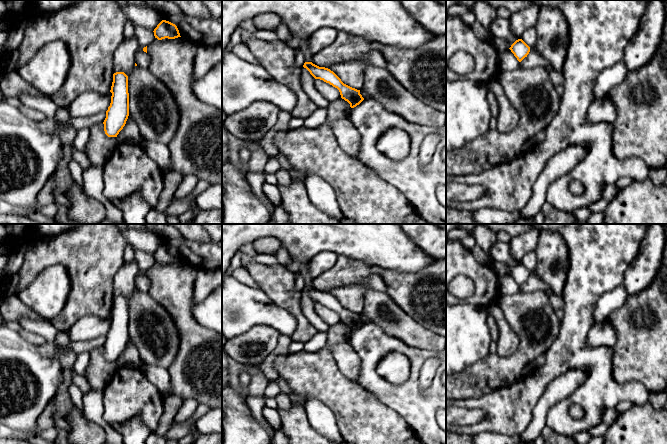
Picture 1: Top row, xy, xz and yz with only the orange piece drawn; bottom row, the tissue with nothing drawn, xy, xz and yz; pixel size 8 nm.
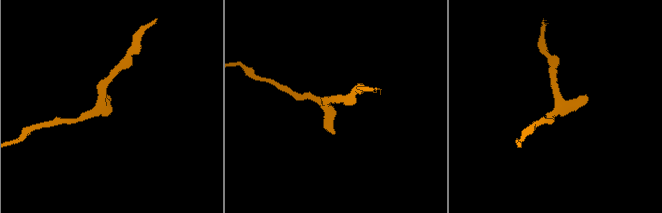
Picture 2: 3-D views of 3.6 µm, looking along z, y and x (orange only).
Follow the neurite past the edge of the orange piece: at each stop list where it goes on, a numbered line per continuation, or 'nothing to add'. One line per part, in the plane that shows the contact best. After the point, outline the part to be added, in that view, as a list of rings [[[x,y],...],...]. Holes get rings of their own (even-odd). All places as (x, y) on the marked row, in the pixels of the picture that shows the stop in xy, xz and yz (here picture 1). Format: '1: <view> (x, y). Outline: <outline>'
nothing to add

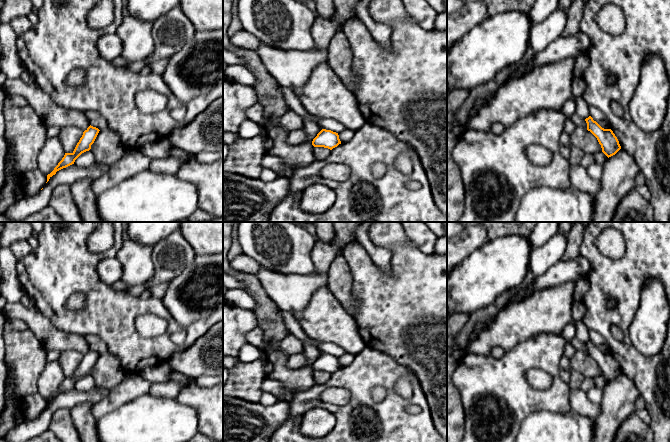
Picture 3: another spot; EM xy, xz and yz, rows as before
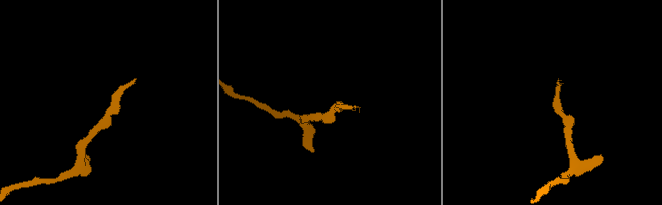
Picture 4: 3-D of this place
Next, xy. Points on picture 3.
nothing to add

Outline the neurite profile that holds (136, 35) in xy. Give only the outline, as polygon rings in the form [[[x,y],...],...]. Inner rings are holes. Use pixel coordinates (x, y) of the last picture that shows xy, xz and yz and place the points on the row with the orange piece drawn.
[[[130,14],[123,18],[115,33],[122,40],[121,56],[124,59],[129,62],[140,61],[154,50],[152,25],[153,22],[136,19]]]

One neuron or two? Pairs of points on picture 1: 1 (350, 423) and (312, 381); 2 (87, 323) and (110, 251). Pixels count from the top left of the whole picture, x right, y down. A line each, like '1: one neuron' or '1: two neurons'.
1: one neuron
2: two neurons

